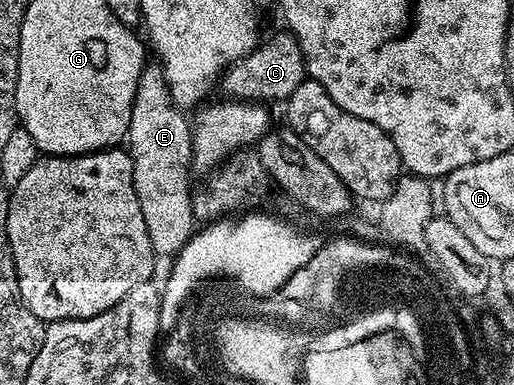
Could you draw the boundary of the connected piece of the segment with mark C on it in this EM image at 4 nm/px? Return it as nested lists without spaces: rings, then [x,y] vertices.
[[[281,29],[223,72],[222,84],[224,83],[225,91],[223,94],[228,97],[243,97],[248,101],[268,101],[264,99],[287,101],[305,78],[304,58],[296,36],[287,29]]]

